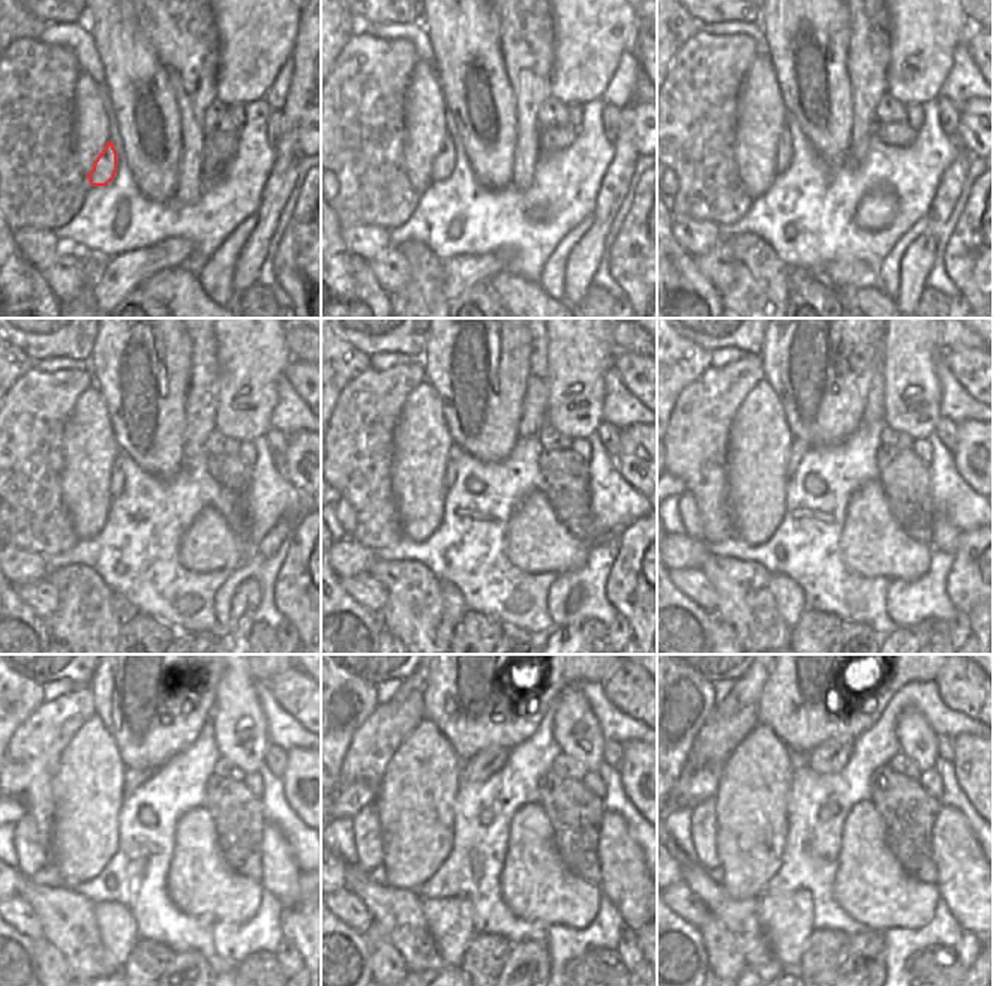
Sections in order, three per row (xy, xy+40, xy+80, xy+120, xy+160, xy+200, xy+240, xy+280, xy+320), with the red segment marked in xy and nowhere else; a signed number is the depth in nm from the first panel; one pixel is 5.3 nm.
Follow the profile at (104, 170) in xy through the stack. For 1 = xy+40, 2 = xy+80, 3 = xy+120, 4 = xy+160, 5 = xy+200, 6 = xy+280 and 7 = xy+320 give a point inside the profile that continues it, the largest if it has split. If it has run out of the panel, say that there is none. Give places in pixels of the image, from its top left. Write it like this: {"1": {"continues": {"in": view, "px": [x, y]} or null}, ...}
{"1": {"continues": {"in": "xy+40", "px": [443, 164]}}, "2": {"continues": {"in": "xy+80", "px": [783, 156]}}, "3": {"continues": {"in": "xy+120", "px": [116, 482]}}, "4": {"continues": {"in": "xy+160", "px": [450, 473]}}, "5": {"continues": {"in": "xy+200", "px": [798, 447]}}, "6": {"continues": {"in": "xy+280", "px": [480, 767]}}, "7": {"continues": {"in": "xy+320", "px": [831, 757]}}}

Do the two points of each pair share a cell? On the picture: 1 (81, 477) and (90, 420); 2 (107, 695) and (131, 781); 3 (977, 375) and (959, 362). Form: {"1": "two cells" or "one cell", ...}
{"1": "one cell", "2": "two cells", "3": "one cell"}

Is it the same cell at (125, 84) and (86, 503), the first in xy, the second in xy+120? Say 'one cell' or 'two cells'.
two cells

